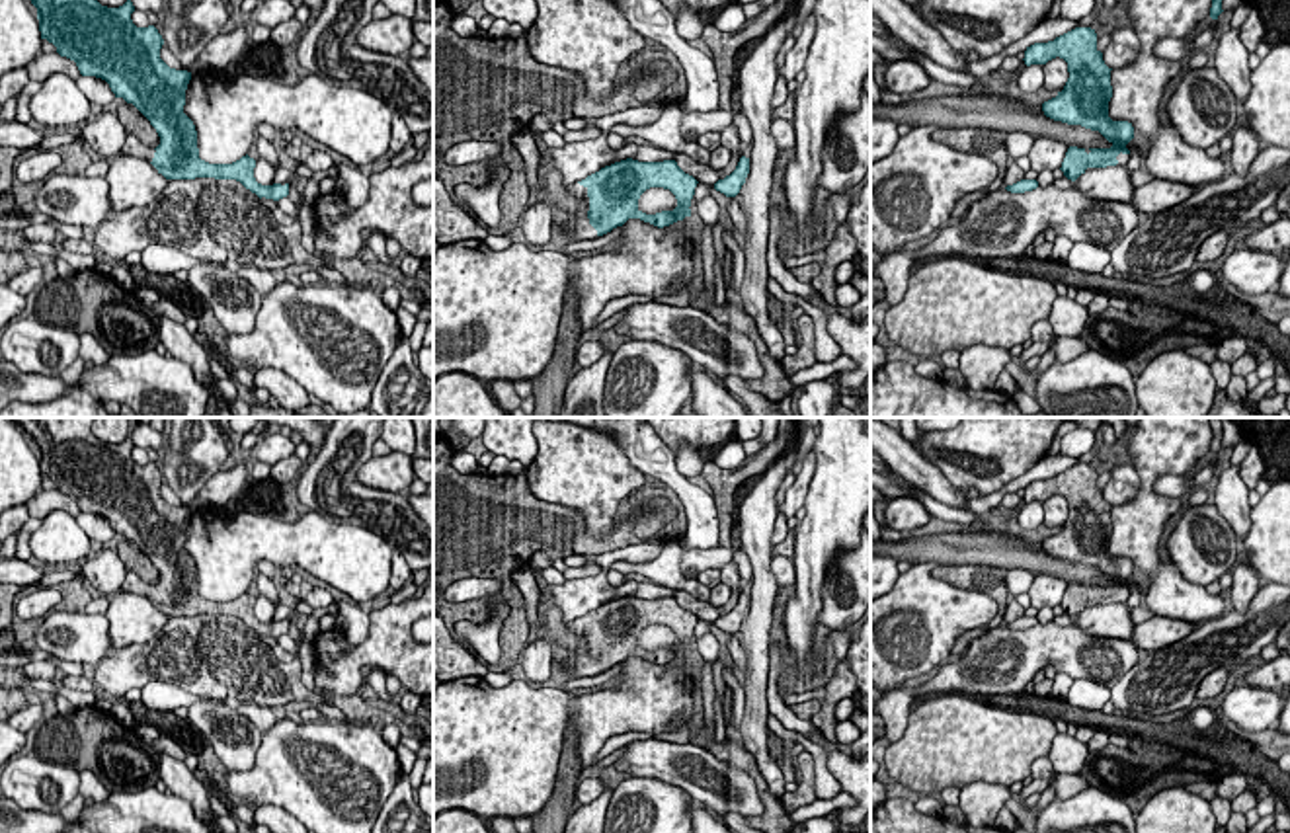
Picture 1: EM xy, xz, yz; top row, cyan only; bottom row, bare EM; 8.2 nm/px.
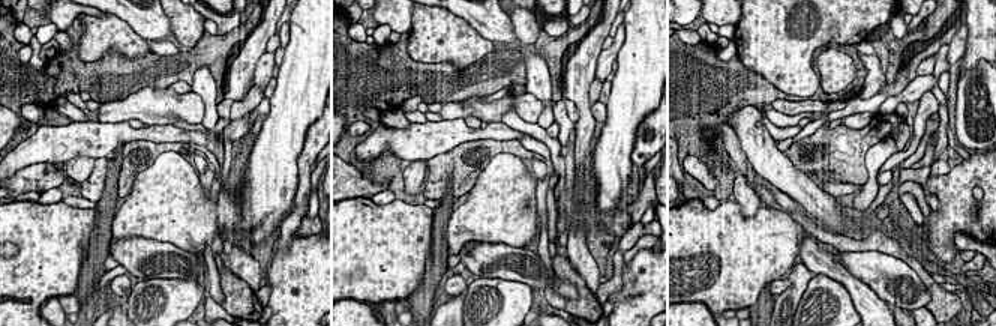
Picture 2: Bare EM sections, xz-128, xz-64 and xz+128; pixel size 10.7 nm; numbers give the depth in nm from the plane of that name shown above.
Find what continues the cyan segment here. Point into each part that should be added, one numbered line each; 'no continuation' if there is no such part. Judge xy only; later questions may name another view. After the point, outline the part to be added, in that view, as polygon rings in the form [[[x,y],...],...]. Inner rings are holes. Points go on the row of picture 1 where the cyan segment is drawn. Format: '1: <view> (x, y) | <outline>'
1: xy (133, 147) | [[[131,135],[131,139],[125,140],[125,144],[123,144],[123,152],[129,156],[135,156],[135,158],[142,158],[146,162],[152,162],[156,150],[142,144],[137,137]]]

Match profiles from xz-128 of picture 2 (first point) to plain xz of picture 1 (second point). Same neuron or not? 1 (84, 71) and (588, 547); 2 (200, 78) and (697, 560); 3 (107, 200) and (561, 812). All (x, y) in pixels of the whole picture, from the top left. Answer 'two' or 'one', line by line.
1: one
2: two
3: one

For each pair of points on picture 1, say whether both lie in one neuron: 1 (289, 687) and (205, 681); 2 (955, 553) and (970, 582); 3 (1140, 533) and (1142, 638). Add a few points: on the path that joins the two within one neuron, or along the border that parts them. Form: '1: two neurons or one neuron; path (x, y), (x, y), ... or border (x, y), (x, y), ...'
1: one neuron; path (268, 681), (227, 681)
2: two neurons; border (941, 564), (992, 564), (1006, 570)
3: two neurons; border (1156, 613), (1197, 625)

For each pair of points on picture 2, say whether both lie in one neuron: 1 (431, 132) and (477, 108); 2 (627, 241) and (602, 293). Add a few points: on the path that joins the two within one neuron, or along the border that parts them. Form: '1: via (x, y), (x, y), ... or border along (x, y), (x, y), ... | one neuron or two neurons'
1: border along (464, 117), (441, 120) | two neurons
2: via (618, 254), (615, 280) | one neuron

